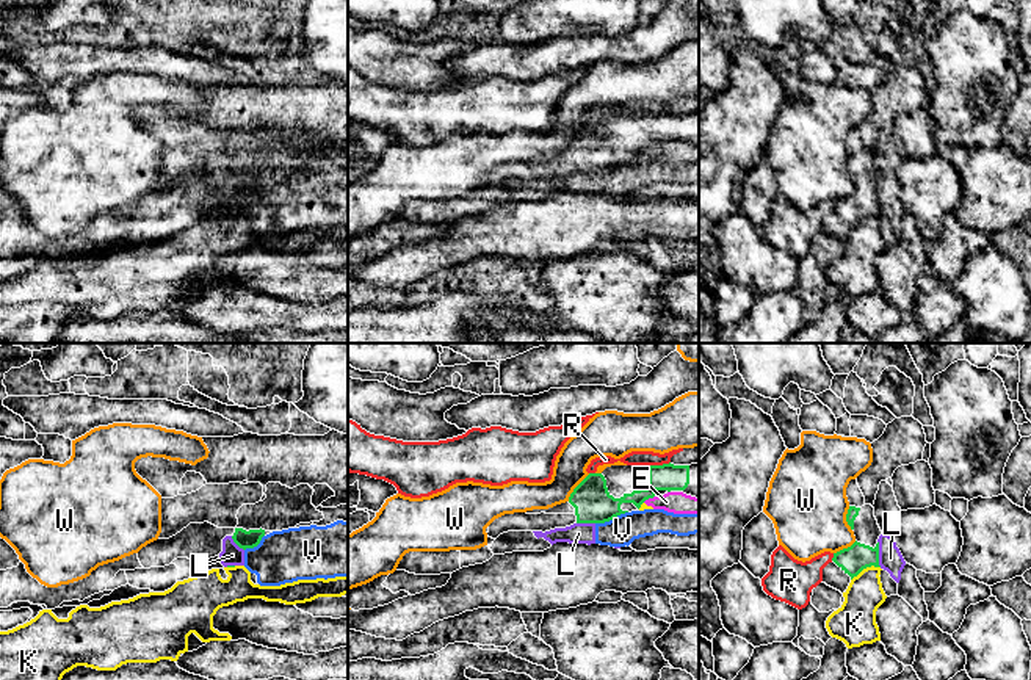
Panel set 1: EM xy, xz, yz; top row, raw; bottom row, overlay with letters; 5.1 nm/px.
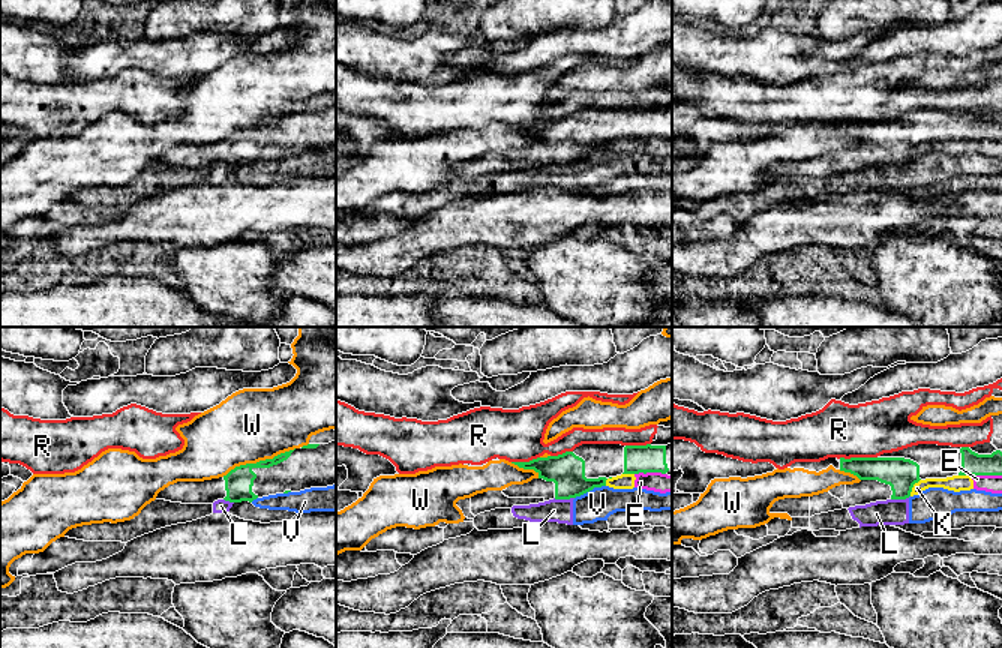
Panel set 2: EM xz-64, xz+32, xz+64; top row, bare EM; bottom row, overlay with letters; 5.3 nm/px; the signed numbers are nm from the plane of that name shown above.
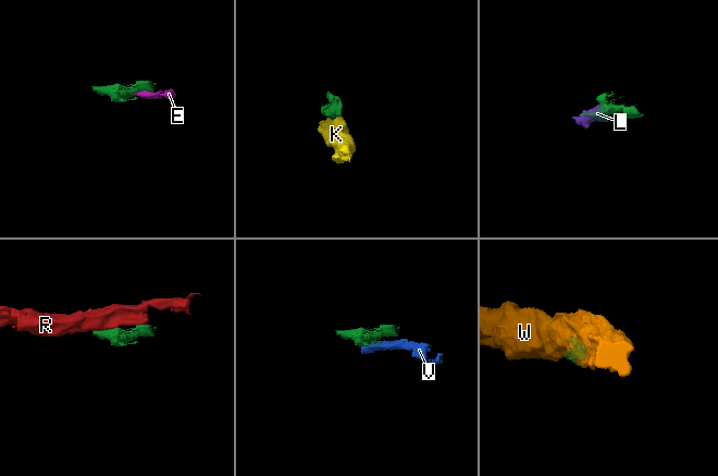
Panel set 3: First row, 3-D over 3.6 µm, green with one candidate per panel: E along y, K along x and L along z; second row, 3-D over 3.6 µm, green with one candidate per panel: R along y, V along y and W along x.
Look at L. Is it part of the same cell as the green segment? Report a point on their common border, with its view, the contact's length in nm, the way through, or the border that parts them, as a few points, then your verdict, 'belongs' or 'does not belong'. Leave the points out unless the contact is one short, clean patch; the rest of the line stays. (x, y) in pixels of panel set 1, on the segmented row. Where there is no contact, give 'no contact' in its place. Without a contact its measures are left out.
contact yz (878, 553); length 140 nm; border yz (878, 541), (878, 563), (881, 566); does not belong

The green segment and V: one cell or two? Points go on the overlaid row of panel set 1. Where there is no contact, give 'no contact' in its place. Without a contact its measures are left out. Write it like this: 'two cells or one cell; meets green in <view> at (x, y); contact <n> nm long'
two cells; meets green in xz at (611, 519); contact 180 nm long

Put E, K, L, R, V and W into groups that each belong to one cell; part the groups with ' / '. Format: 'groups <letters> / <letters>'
groups E K / L V / R / W

